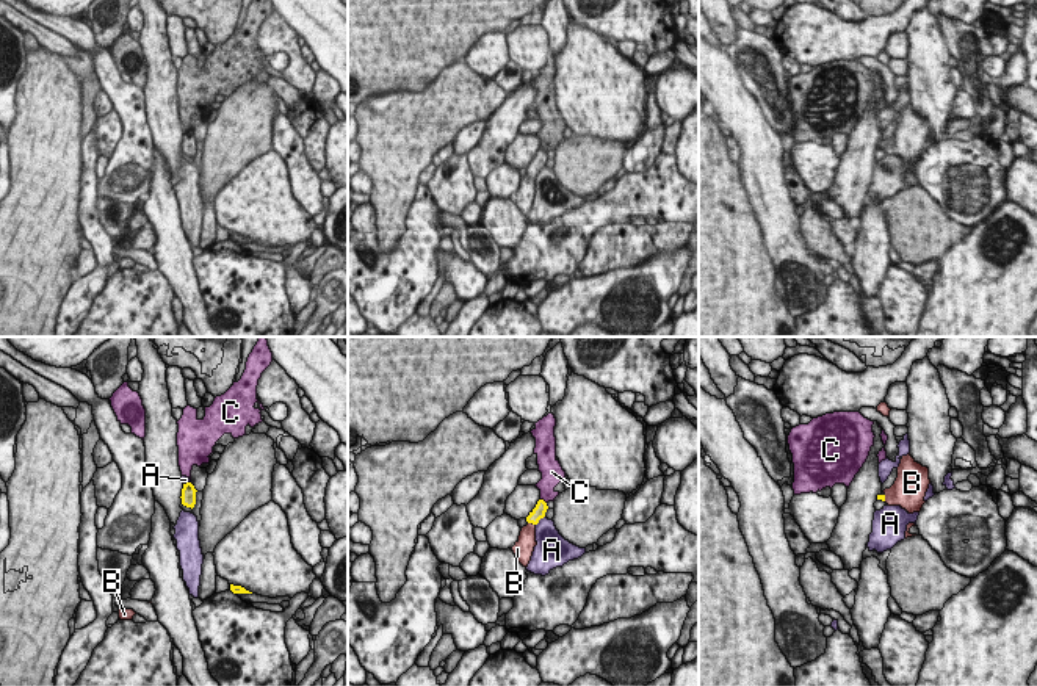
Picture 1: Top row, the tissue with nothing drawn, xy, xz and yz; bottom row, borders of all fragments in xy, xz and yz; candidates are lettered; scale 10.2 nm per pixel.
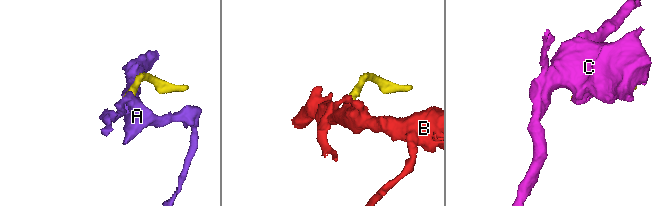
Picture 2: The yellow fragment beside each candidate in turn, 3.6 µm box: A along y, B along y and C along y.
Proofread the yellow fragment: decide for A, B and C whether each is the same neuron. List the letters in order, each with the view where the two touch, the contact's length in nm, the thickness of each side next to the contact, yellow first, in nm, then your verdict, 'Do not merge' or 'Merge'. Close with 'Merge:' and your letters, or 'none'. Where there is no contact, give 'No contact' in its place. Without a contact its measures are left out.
A: Touches yellow in xz. Shared border 140 nm. Thickness 130 nm (yellow) against 260 nm. Do not merge
B: Touches yellow in xz. Shared border 90 nm. Thickness 130 nm (yellow) against 190 nm. Merge
C: Touches yellow in xz. Shared border 80 nm. Thickness 130 nm (yellow) against 190 nm. Do not merge
Merge: B.

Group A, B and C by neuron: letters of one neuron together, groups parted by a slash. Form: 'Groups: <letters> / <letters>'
Groups: A / B / C.

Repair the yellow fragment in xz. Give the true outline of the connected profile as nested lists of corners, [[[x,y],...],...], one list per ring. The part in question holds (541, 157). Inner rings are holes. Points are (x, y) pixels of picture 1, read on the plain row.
[[[539,149],[536,157],[529,161],[526,166],[528,174],[522,177],[518,190],[512,196],[512,200],[517,207],[517,210],[523,215],[528,216],[534,196],[537,194],[536,191],[536,174],[539,172],[540,168],[545,166],[548,155],[544,149]]]

